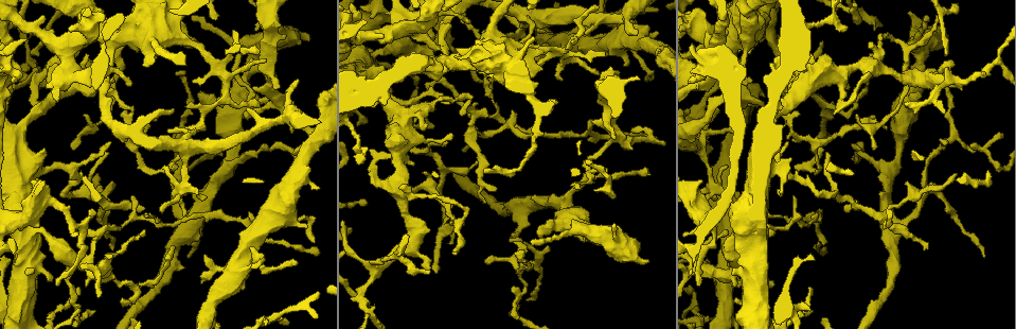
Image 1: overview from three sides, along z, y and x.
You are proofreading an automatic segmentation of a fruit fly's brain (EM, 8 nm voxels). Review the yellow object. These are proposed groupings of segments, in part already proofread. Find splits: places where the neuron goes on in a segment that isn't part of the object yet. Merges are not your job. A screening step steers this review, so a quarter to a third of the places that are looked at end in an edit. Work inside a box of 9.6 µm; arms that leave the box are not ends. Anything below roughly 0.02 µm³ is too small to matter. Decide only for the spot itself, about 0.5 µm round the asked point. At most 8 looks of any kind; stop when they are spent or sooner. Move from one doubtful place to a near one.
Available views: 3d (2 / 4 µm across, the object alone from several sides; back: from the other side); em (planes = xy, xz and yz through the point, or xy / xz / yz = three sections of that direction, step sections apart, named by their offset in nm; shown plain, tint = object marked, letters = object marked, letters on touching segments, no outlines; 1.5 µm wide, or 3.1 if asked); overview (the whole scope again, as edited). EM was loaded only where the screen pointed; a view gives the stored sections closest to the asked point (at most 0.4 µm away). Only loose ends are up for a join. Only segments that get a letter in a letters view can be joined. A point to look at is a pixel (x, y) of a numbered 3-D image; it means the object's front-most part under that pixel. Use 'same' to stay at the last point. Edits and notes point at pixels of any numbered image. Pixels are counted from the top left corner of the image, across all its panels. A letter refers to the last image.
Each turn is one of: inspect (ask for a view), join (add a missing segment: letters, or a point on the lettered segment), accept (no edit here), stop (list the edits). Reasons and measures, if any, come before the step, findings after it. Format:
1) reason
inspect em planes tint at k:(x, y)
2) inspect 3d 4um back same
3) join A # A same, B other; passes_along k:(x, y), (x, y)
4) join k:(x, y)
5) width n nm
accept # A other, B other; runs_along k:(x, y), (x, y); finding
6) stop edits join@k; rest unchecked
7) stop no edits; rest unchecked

stops while still wide
inspect 3d 4um back at 1:(258, 96)

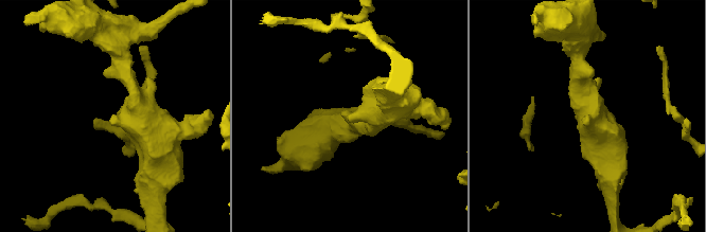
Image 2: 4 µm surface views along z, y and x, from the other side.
need the tissue
inspect em xz step 8 letters at 2:(349, 120)

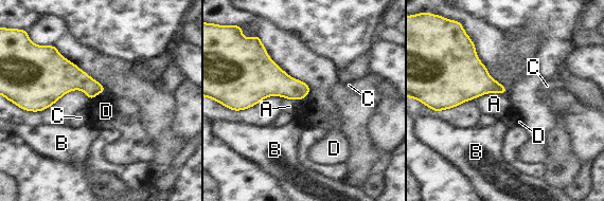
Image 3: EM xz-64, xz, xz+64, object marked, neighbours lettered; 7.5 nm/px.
inspect em planes letters same

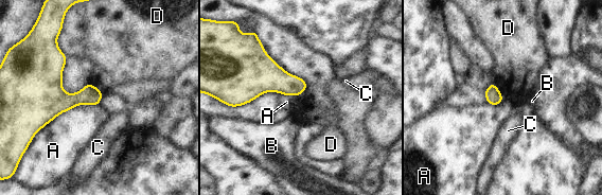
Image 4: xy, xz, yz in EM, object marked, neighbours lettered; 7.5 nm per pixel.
longest_contact A 550 nm
accept # A other, B other, C other, D other; border 4:(59, 33), (57, 46), (67, 56); no lettered segment goes on from it

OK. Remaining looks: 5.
an open end
inspect em xy step 8 letters at 1:(106, 153)

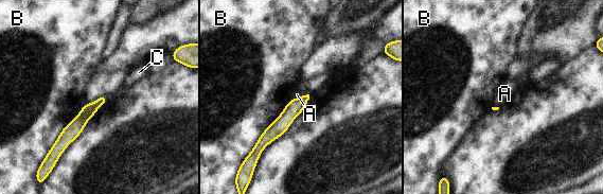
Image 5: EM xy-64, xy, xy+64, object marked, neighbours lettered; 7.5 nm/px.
longest_contact B 500 nm
accept # A other, B other, C other; runs_along 5:(305, 98), (260, 146); no lettered segment goes on from it

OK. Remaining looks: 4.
free end
inspect em planes letters at 1:(928, 244)

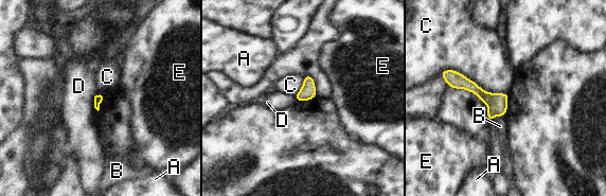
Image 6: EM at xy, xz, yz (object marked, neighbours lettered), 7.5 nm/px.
accept # A other, B other, C other, D other, E other; border 6:(96, 92), (93, 99), (93, 107); no lettered segment goes on from it

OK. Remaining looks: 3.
stop no edits; rest unchecked

